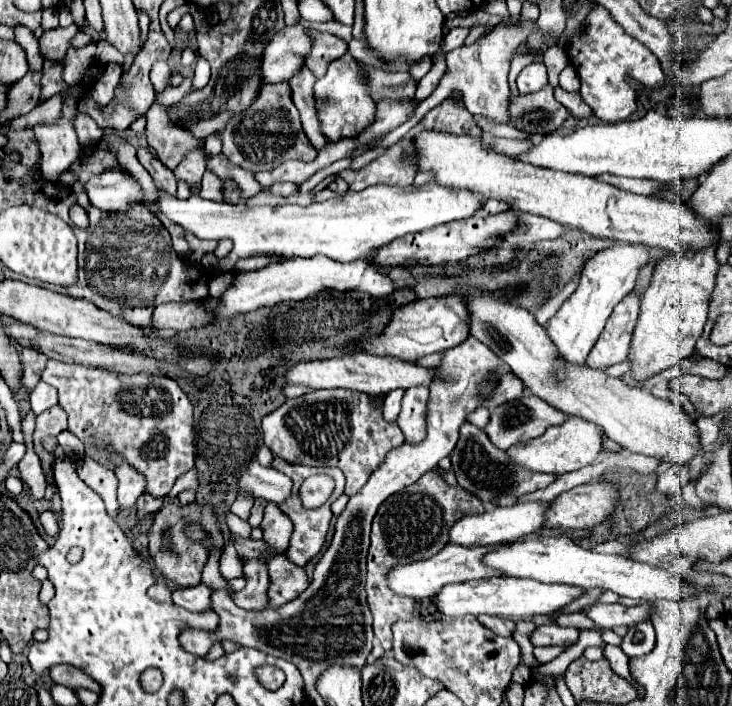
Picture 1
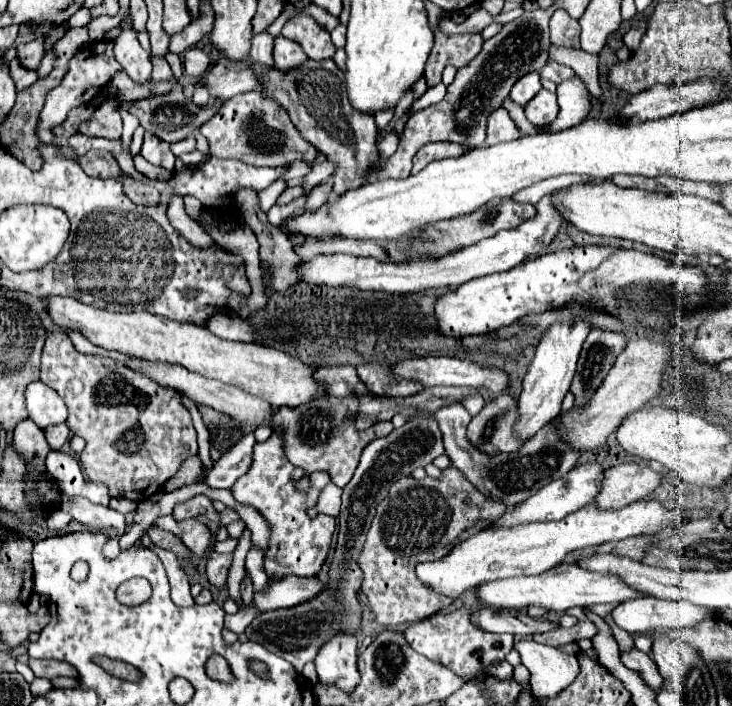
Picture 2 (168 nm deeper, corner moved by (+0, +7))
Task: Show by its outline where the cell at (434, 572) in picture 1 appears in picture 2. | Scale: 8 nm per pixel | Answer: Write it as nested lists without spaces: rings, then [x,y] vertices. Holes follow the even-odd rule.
[[[637,501],[623,509],[597,509],[597,505],[587,505],[565,519],[551,521],[551,523],[529,523],[529,525],[511,525],[507,529],[493,529],[481,531],[461,545],[457,545],[447,557],[441,561],[419,563],[417,577],[431,585],[437,593],[457,599],[463,591],[473,589],[485,581],[519,577],[519,575],[541,575],[543,571],[559,565],[563,557],[577,549],[597,547],[611,541],[621,541],[627,537],[637,535],[659,535],[665,529],[683,531],[685,525],[693,521],[693,513],[687,509],[669,509],[663,503],[651,501]]]

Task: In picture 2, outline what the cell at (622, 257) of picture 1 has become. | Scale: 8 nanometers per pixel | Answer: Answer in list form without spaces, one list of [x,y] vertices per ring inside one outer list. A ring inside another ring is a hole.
[[[583,321],[577,323],[555,323],[551,329],[547,329],[537,345],[535,357],[529,365],[529,371],[523,379],[523,393],[517,399],[517,421],[513,427],[513,433],[517,439],[527,441],[531,439],[543,425],[551,423],[561,413],[561,401],[565,393],[569,391],[571,379],[575,375],[575,365],[581,353],[581,347],[585,343],[585,337],[589,335],[589,325]]]

